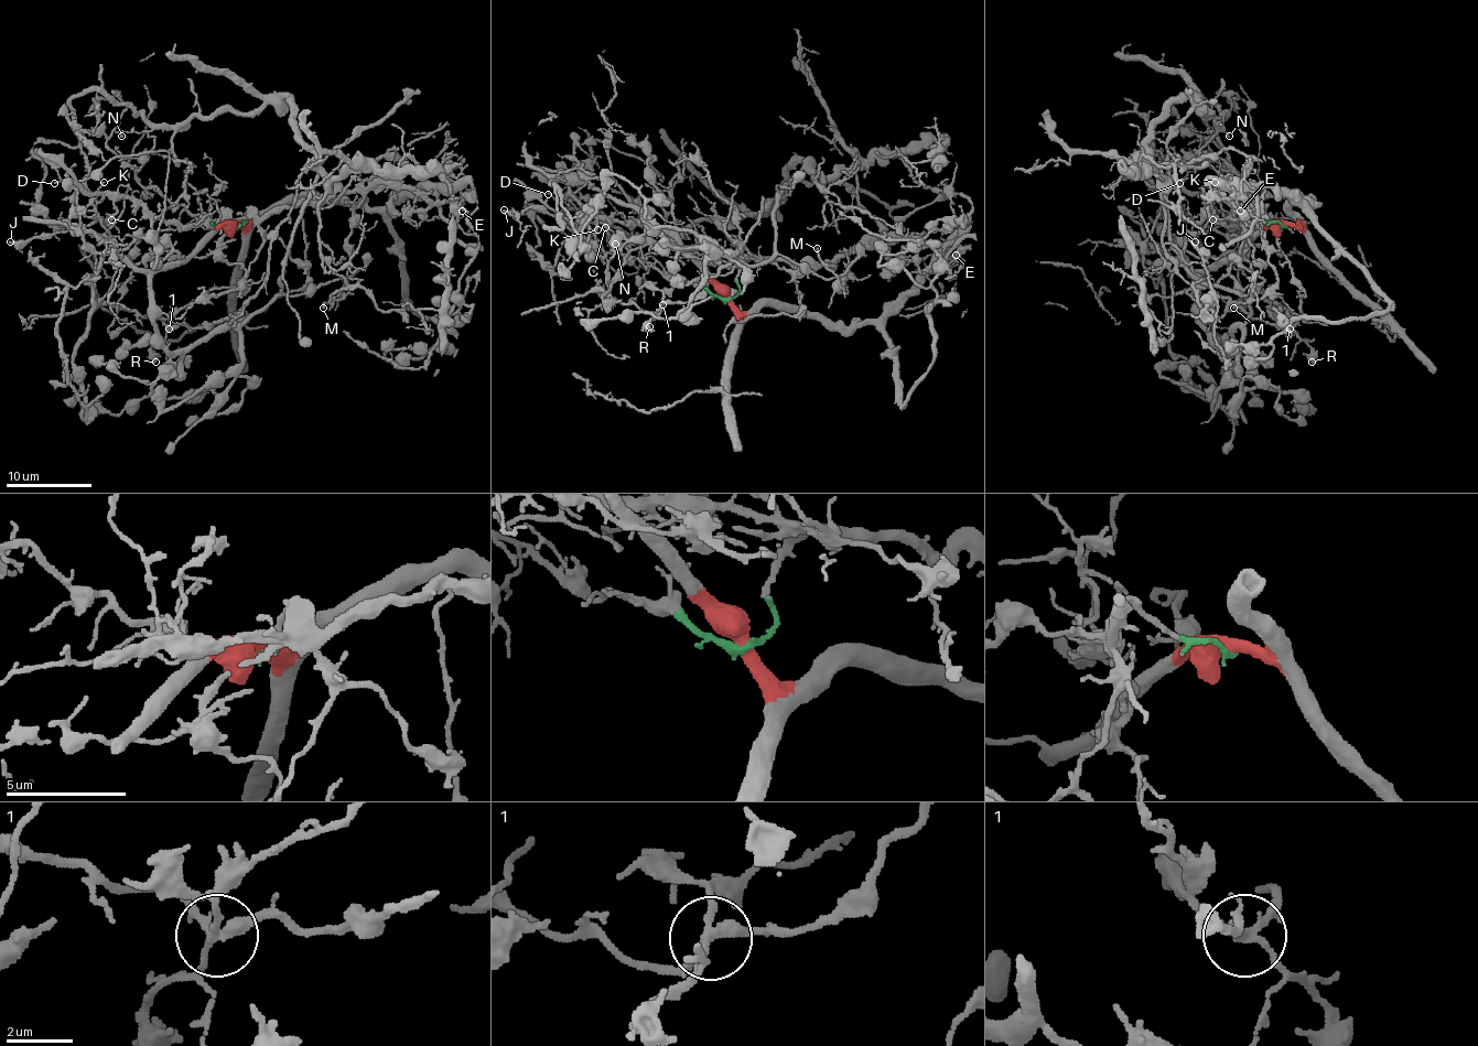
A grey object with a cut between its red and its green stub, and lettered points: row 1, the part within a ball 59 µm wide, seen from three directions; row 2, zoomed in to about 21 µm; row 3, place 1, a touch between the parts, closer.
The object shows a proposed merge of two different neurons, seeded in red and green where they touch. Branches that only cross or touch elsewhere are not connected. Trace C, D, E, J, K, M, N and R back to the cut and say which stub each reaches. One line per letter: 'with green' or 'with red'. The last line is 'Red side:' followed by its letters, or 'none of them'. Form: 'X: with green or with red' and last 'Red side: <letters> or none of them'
C: with green
D: with green
E: with green
J: with green
K: with green
M: with green
N: with green
R: with green
Red side: none of them

